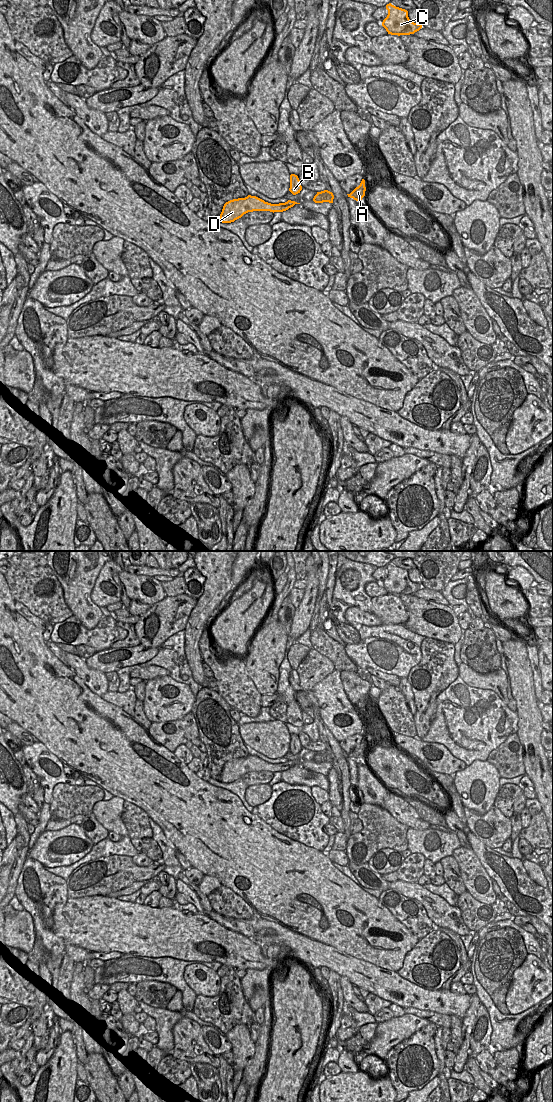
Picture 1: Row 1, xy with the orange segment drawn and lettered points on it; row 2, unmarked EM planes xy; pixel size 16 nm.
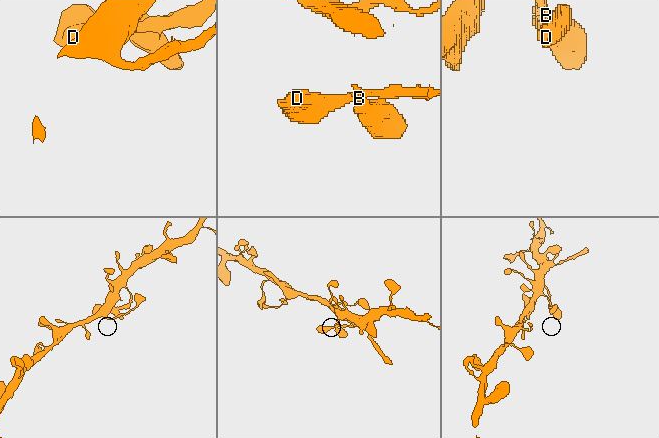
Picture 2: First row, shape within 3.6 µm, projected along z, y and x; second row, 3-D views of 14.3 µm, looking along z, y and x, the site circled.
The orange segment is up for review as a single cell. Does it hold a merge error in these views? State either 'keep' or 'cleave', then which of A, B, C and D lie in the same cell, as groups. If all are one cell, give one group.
keep; groups A B C D

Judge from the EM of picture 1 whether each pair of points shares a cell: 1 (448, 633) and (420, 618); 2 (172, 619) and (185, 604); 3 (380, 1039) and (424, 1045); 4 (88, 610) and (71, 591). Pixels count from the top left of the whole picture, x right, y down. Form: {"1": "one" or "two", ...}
{"1": "one", "2": "one", "3": "two", "4": "one"}

